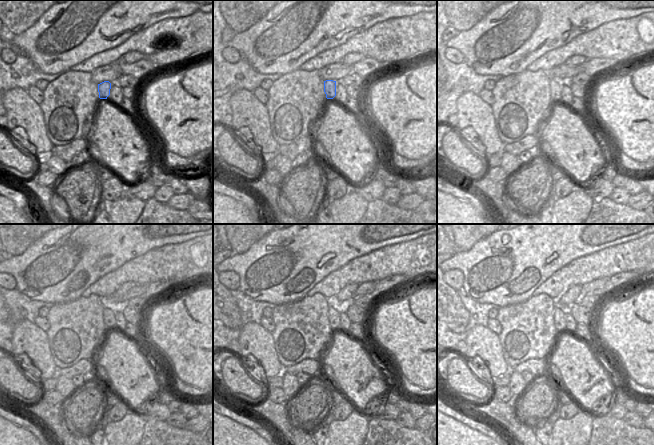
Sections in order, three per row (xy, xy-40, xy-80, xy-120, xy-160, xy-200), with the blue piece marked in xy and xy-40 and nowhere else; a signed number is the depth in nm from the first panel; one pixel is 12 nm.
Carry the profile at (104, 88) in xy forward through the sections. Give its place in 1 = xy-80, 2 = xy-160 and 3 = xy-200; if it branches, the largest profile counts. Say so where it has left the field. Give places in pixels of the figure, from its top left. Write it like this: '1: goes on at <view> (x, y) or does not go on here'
1: goes on at xy-80 (555, 85)
2: goes on at xy-160 (335, 307)
3: goes on at xy-200 (560, 310)

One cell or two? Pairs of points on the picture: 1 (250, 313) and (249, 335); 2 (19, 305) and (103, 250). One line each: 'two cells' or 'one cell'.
1: two cells
2: two cells

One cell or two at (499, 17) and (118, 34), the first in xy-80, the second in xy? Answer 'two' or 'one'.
one

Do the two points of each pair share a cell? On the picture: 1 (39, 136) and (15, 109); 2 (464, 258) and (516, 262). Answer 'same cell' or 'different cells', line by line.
1: same cell
2: same cell

